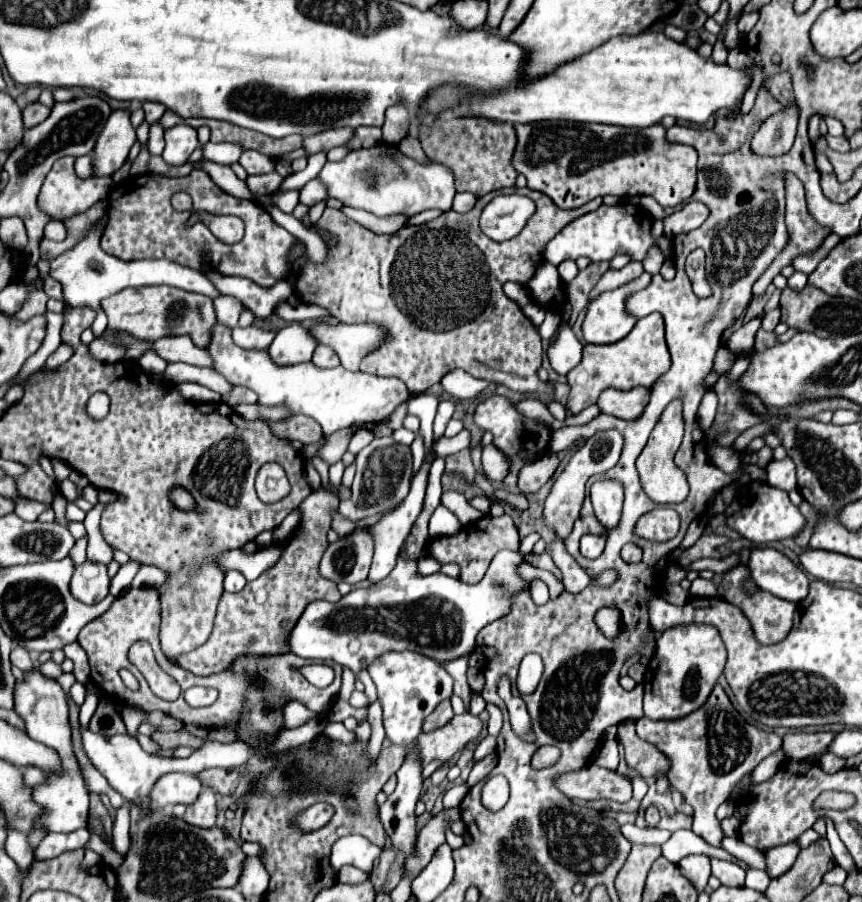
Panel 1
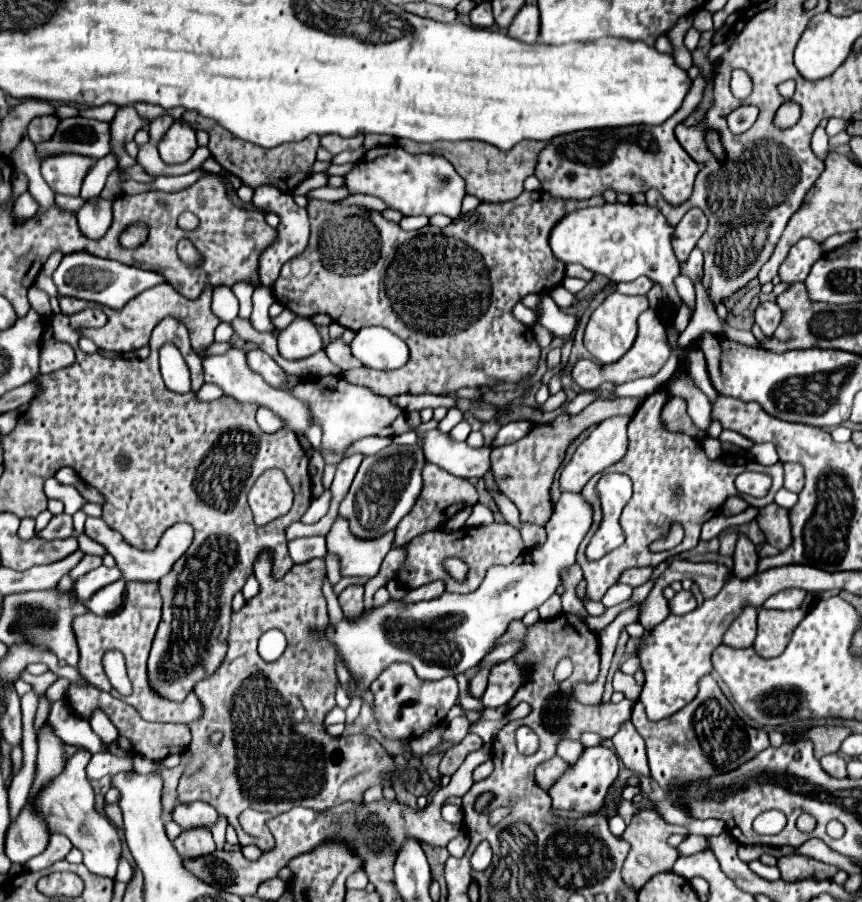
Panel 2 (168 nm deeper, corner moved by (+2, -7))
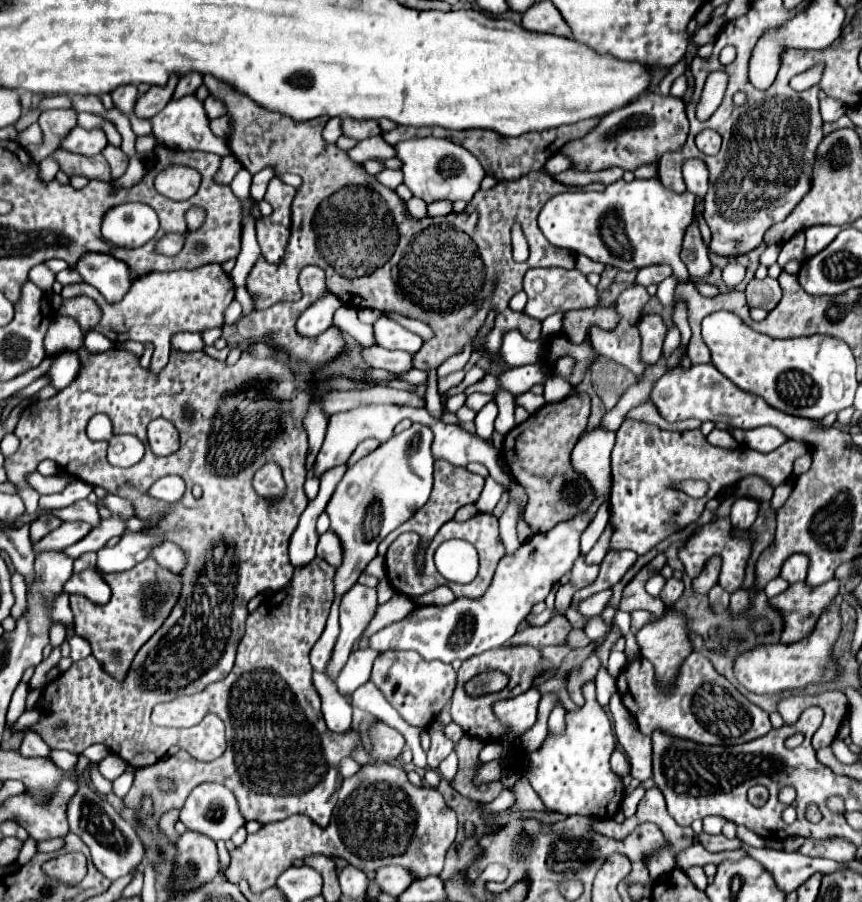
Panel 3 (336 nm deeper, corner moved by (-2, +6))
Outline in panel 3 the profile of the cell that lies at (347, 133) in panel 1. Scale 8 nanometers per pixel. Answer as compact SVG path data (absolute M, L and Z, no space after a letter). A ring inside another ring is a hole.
M343 119L343 135L353 137L357 141L363 141L373 135L381 135L379 121L375 119Z

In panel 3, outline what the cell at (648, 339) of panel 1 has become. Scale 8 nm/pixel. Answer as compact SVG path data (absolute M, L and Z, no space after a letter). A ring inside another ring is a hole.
M645 315L639 321L639 331L643 339L641 359L645 363L655 363L661 357L661 347L667 335L667 327L659 315Z

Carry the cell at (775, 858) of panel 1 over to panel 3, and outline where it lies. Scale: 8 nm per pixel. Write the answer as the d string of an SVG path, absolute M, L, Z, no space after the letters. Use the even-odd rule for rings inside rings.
M743 825L737 827L737 839L741 839L741 841L747 843L747 845L753 845L753 847L763 847L763 845L765 845L765 841L763 841L759 835L755 835L753 831L749 831L749 829L743 827Z

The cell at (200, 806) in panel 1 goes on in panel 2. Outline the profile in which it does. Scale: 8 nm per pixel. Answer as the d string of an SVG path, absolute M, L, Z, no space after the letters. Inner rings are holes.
M189 828L189 830L183 830L173 840L173 846L181 856L191 856L191 858L193 856L211 854L215 850L211 828Z

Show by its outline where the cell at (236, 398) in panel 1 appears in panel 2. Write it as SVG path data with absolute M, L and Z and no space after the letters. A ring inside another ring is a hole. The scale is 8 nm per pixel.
M259 406L255 418L257 418L257 424L259 424L265 432L275 432L275 430L281 430L281 428L283 428L283 424L277 420L277 416L275 416L269 408Z

